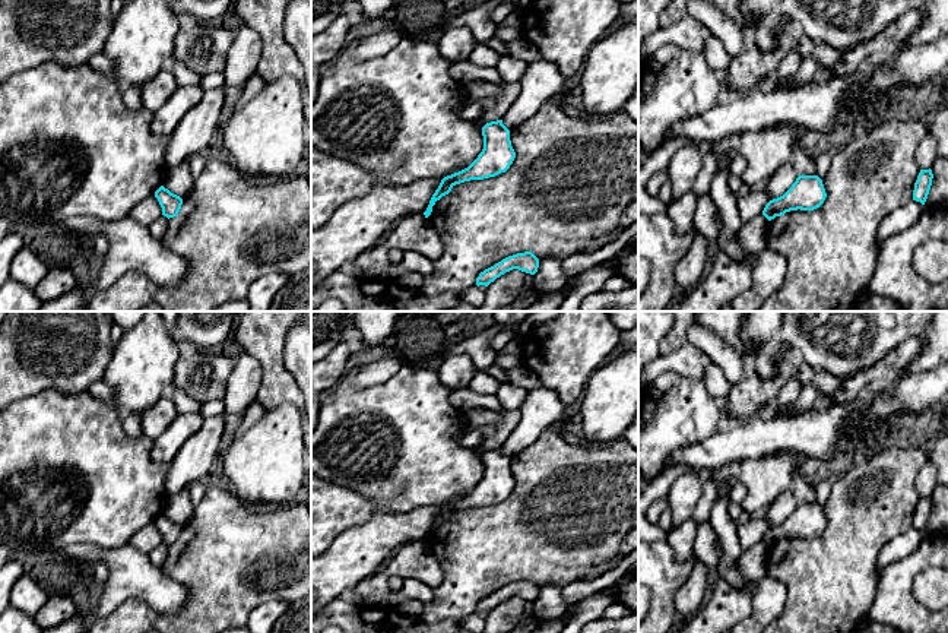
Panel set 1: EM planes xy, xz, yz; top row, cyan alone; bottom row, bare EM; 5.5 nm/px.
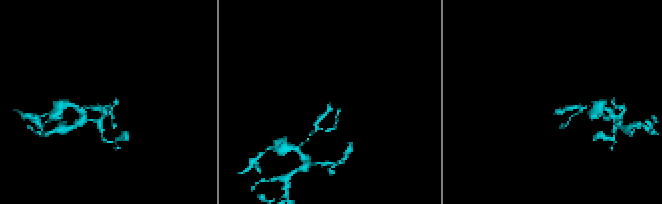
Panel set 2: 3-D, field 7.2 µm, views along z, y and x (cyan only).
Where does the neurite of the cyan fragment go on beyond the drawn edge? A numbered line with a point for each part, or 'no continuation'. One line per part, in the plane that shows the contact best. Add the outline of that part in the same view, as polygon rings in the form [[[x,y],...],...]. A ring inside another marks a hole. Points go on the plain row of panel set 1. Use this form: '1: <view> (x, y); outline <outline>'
no continuation

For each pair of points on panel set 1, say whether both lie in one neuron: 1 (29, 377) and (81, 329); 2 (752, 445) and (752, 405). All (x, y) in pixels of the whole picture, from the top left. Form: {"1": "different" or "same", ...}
{"1": "same", "2": "different"}

